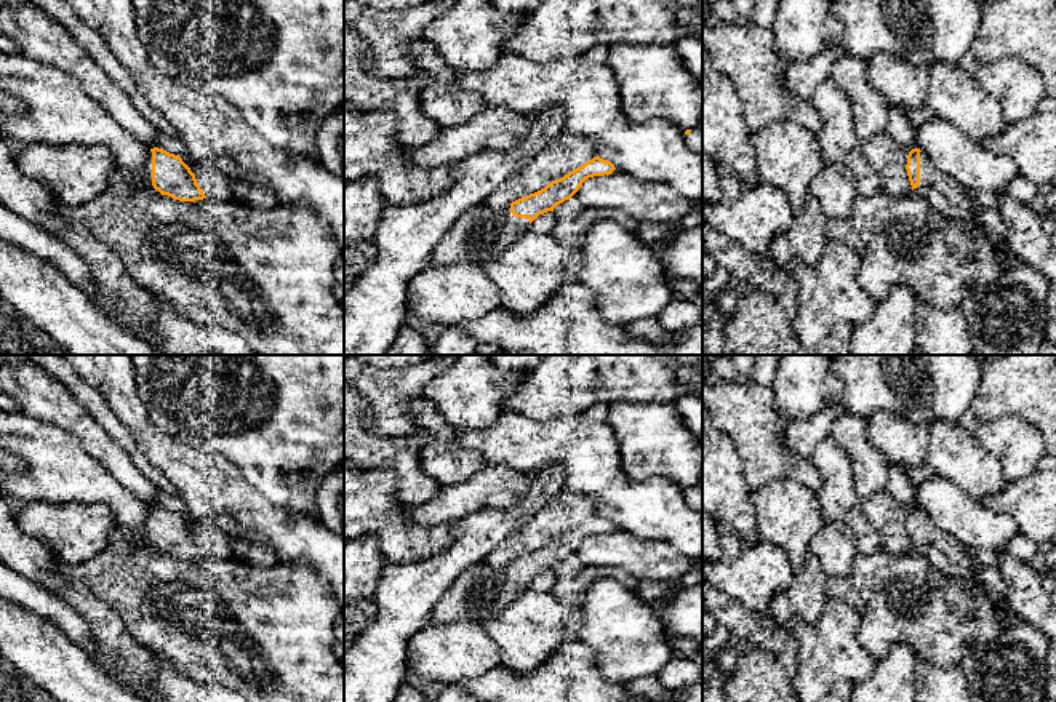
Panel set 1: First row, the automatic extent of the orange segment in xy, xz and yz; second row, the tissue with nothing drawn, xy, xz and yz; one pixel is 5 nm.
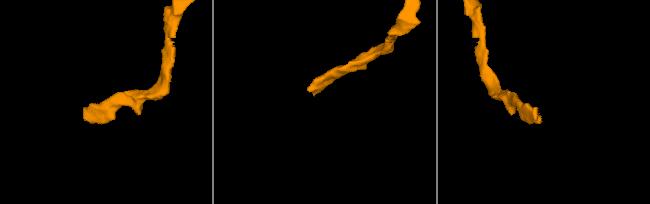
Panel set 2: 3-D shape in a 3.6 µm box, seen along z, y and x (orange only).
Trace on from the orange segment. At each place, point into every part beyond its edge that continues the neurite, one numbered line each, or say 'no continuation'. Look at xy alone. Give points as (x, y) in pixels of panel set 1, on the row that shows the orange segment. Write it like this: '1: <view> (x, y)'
1: xy (120, 179)

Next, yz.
1: yz (949, 199)

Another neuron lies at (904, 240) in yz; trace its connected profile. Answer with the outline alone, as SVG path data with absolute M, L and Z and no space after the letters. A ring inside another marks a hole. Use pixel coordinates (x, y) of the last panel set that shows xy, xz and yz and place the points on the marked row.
M883 190L872 197L858 195L851 224L864 245L858 283L875 305L894 285L906 285L923 304L957 309L1003 270L982 232L971 232L960 222L936 214L933 206L914 192L906 197L893 197Z

